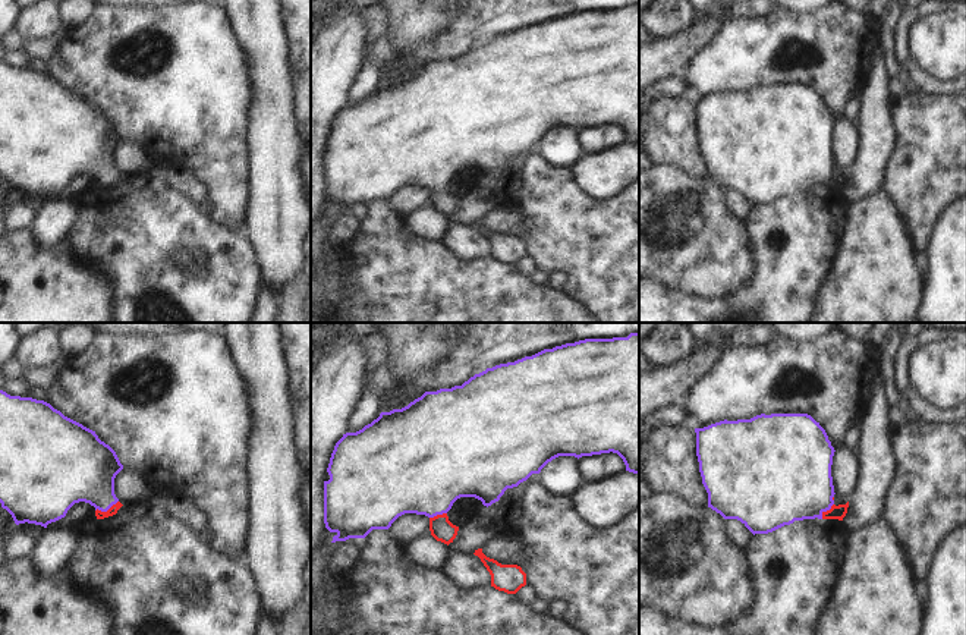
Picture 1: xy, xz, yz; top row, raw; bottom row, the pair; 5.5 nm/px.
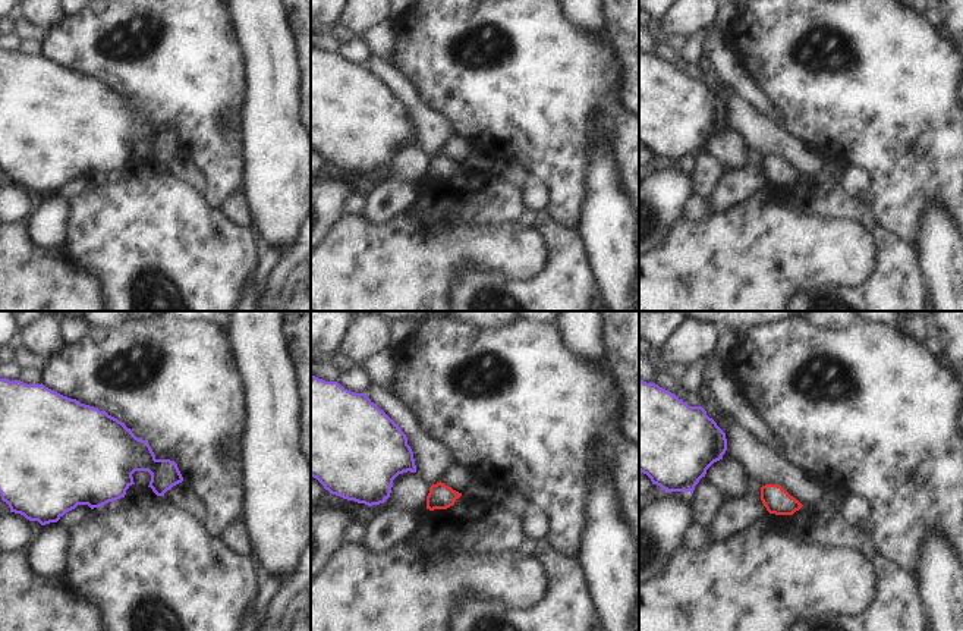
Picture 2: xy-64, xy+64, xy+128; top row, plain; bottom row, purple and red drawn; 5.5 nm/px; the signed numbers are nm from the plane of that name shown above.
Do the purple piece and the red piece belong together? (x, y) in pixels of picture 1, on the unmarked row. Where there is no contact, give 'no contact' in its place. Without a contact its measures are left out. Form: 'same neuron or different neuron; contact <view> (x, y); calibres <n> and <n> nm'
same neuron; contact xy (106, 182); calibres 340 and 50 nm

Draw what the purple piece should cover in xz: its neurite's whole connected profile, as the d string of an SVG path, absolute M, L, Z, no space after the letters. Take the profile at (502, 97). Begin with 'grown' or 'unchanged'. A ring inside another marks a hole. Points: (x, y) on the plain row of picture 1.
grown; M639 3L630 4L627 9L585 10L575 15L566 15L553 21L544 21L515 34L487 40L471 48L462 57L425 63L408 78L381 84L377 91L365 97L362 101L343 106L336 114L330 129L327 139L330 151L324 153L324 195L330 204L336 205L331 213L336 214L349 210L365 210L372 201L388 201L391 195L405 185L425 186L429 189L431 207L437 213L449 217L456 210L459 198L449 192L447 183L457 170L475 169L488 179L498 173L507 160L517 158L532 145L539 145L548 133L558 128L575 128L579 131L582 128L610 123L617 125L623 131L626 142L639 145Z

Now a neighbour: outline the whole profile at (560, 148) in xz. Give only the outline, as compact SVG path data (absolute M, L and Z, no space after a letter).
M575 128L553 131L541 141L538 151L538 157L558 169L570 169L583 155Z

